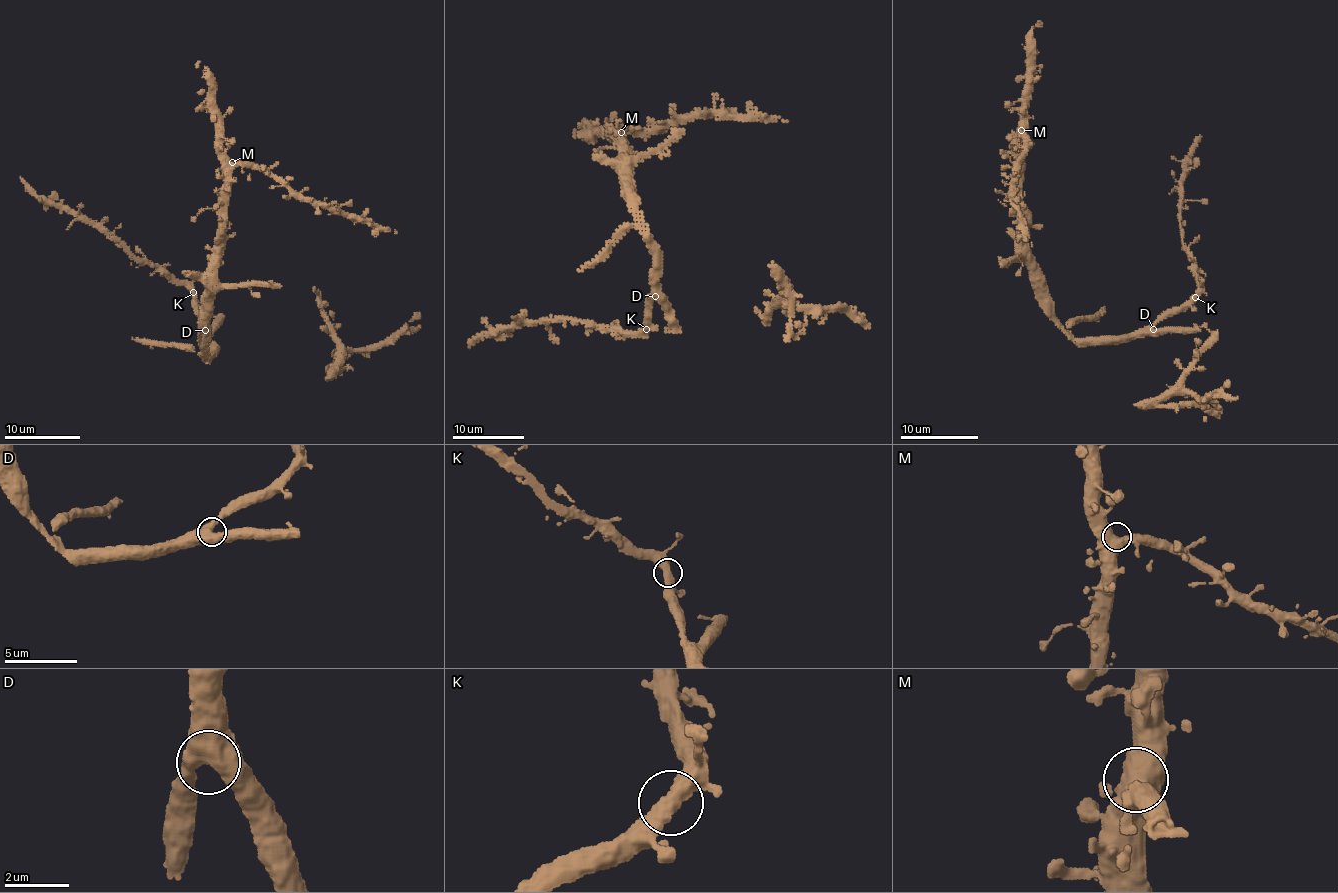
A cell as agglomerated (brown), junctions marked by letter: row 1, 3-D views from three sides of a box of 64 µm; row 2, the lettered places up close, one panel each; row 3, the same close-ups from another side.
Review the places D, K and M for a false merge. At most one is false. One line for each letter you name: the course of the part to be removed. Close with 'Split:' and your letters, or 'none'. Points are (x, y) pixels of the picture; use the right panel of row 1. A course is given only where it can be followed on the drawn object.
Split: none

